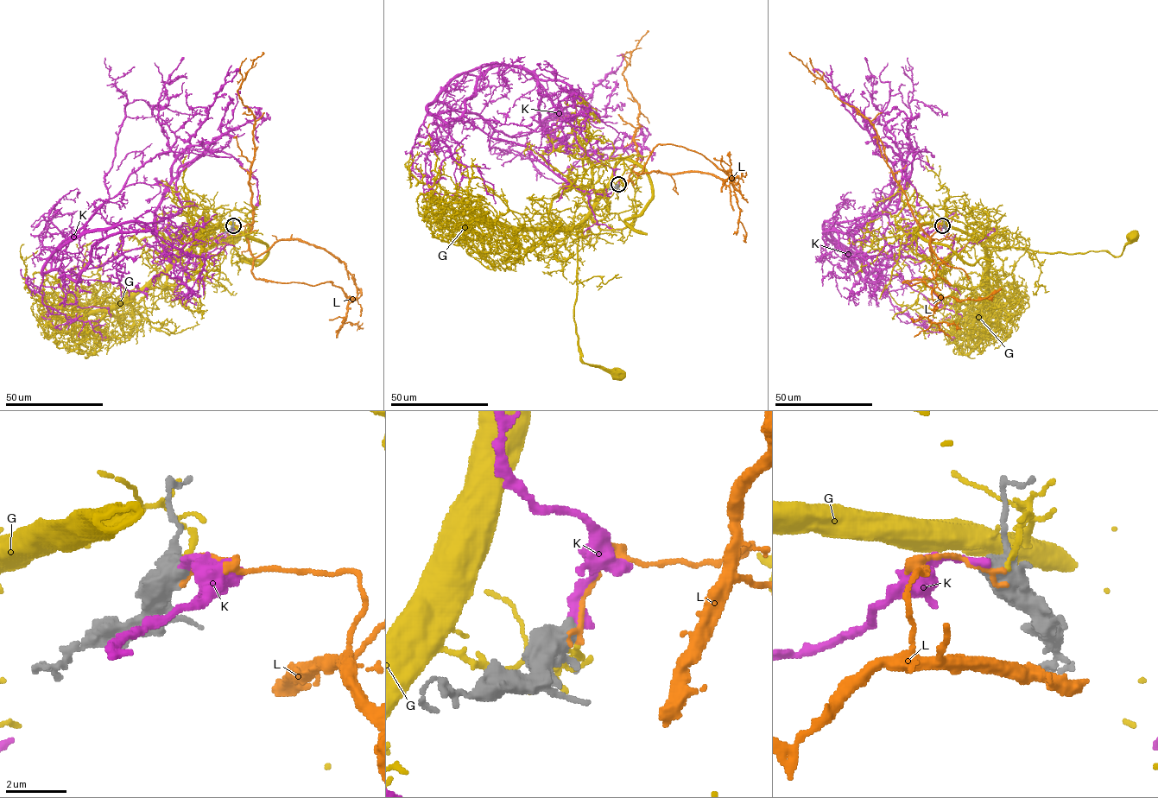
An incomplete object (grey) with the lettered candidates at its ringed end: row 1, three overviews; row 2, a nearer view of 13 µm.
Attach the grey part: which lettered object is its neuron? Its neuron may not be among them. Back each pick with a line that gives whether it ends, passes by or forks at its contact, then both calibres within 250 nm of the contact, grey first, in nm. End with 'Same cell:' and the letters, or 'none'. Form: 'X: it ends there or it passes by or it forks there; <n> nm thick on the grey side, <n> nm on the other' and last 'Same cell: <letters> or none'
K: it ends there; 440 nm thick on the grey side, 400 nm on the other
Same cell: K

